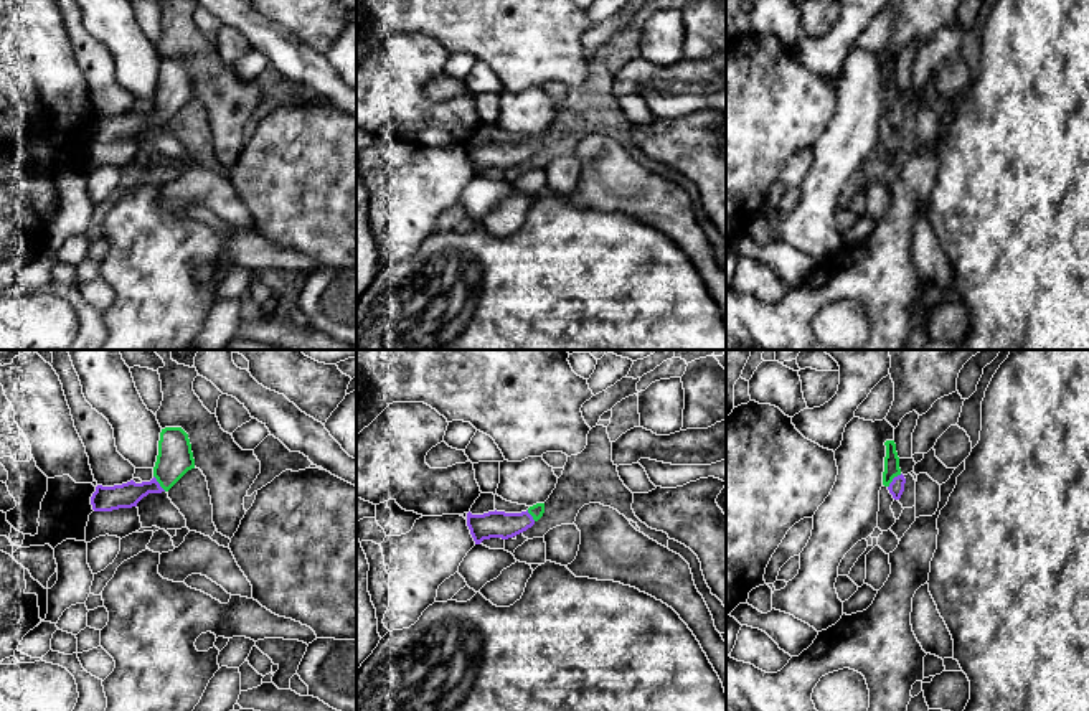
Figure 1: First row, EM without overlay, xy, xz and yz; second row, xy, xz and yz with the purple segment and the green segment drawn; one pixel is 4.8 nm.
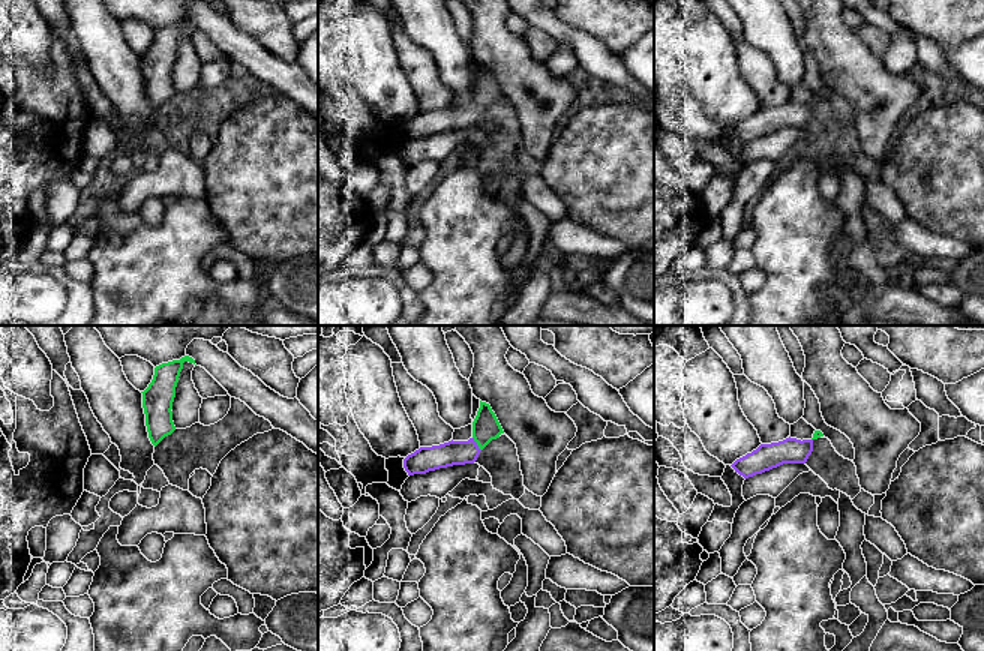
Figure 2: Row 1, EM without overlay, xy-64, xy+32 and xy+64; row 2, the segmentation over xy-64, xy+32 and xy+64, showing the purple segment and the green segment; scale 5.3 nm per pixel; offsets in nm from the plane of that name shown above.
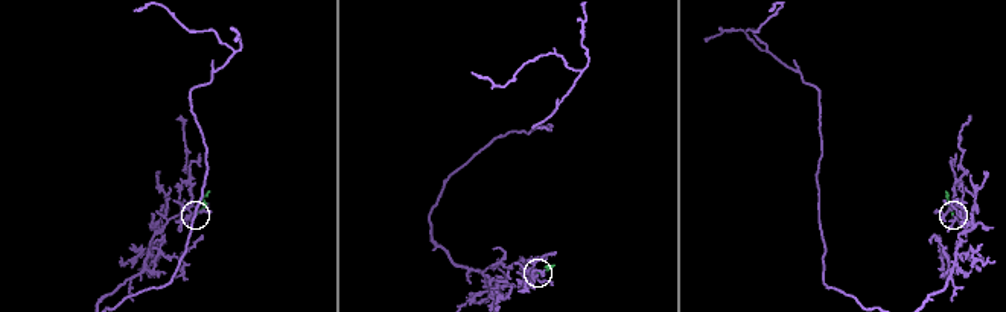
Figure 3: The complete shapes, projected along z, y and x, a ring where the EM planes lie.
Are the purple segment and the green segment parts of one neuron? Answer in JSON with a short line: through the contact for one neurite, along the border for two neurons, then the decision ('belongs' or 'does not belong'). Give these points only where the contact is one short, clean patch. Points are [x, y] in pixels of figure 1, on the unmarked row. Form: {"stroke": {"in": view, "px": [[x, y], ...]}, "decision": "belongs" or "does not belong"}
{"stroke": {"in": "yz", "px": [[896, 117], [893, 109], [891, 91]]}, "decision": "belongs"}

